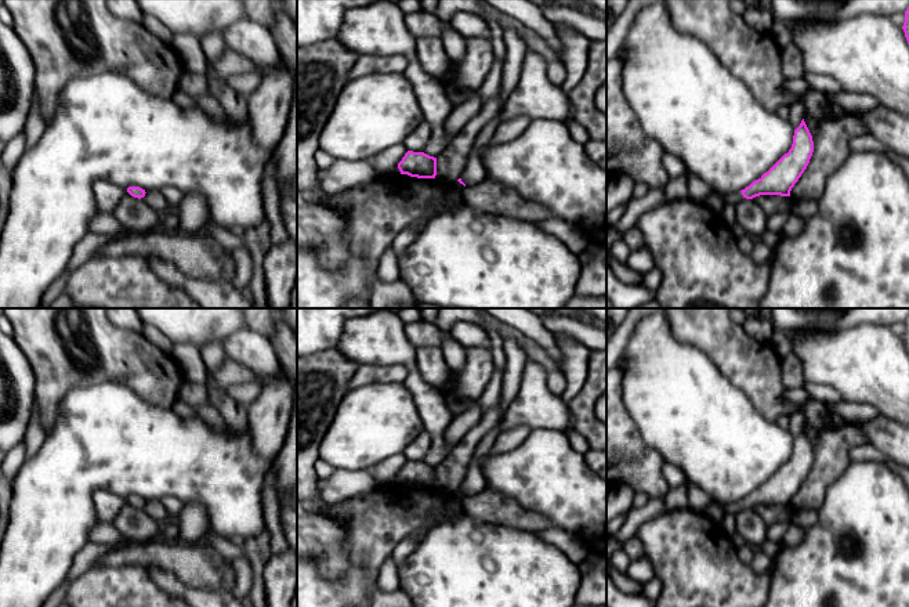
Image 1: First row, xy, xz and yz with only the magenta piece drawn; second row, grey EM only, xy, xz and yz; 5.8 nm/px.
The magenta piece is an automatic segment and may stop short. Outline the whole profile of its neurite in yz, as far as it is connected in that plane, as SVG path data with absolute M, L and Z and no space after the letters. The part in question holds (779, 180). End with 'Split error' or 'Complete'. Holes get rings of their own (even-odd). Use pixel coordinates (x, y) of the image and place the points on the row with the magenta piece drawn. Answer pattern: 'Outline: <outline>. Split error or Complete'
Outline: M804 122L794 130L793 144L767 173L740 192L724 195L725 205L736 205L742 199L760 195L790 196L790 191L807 169L814 152L812 136Z. Split error

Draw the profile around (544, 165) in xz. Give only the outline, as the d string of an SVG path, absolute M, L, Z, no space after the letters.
M532 120L517 138L485 147L486 177L515 191L522 199L550 209L582 230L590 239L606 241L606 171L576 142L565 122Z

